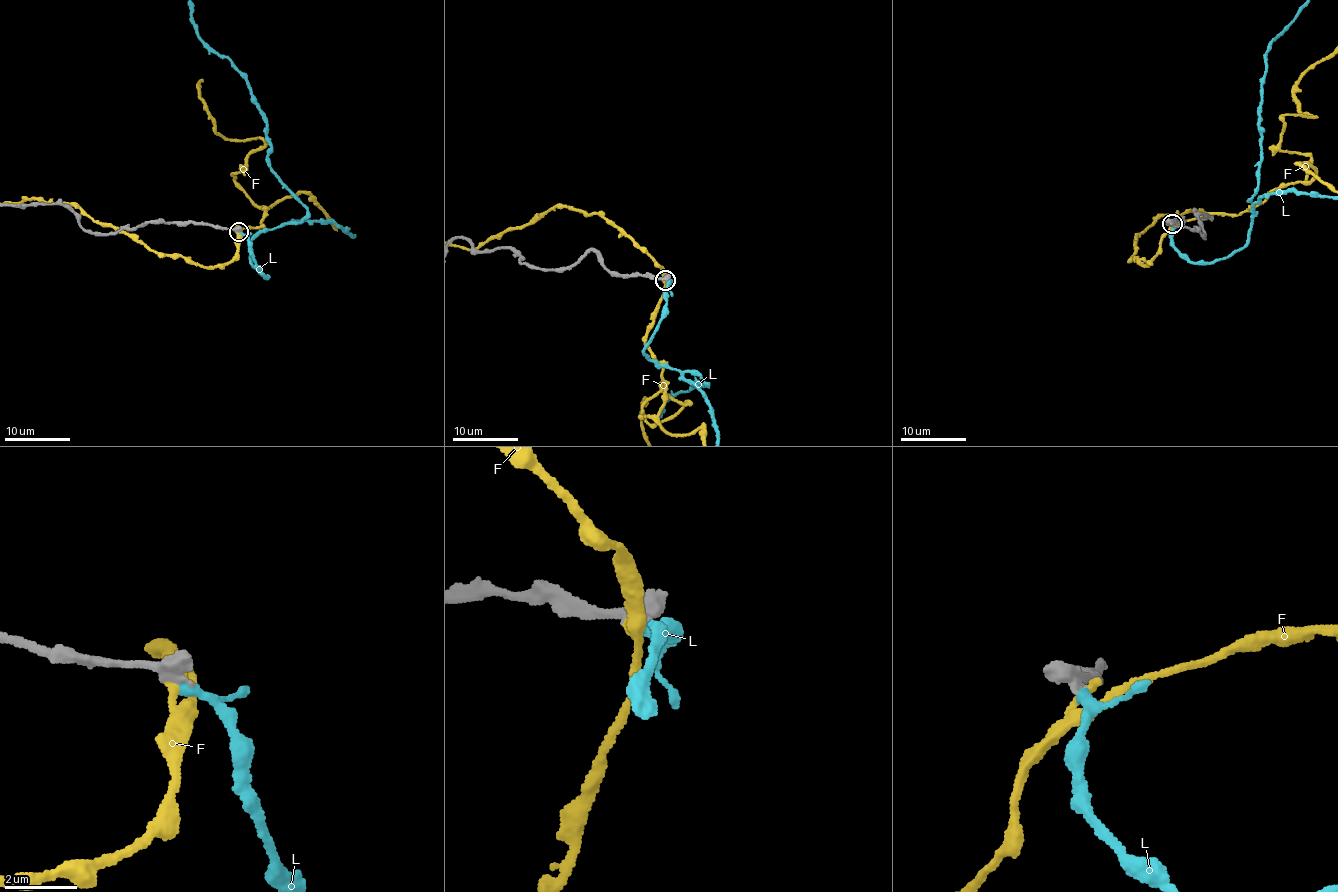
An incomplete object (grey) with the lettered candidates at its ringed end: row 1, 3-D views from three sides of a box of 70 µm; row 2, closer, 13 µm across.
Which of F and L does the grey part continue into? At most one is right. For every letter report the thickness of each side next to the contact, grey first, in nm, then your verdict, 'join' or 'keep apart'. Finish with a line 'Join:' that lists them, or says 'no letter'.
F: 550/280 nm | keep apart
L: 550/300 nm | join
Join: L

